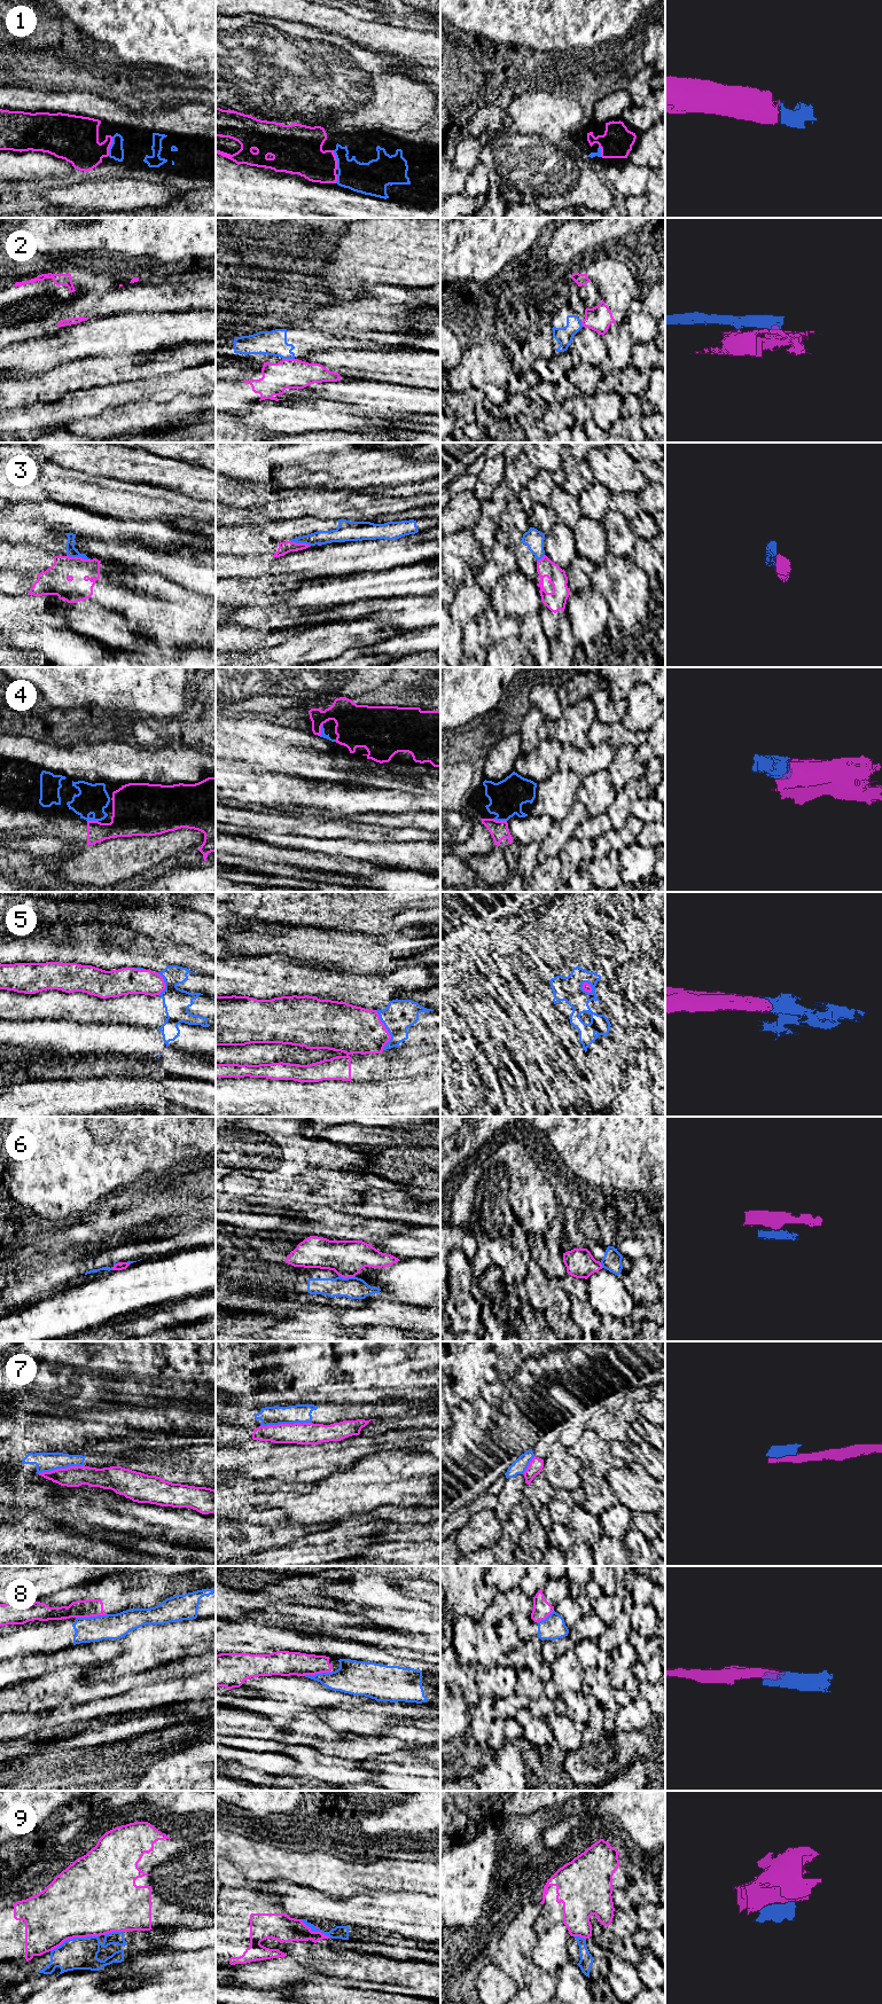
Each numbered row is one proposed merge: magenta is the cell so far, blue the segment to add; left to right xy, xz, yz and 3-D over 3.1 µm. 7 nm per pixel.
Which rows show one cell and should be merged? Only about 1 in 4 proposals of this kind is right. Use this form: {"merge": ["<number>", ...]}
{"merge": ["1", "4", "5"]}

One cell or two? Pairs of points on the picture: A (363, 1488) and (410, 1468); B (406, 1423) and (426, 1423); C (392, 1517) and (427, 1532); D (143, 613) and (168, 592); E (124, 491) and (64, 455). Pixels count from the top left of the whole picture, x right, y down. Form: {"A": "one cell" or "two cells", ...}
{"A": "one cell", "B": "one cell", "C": "two cells", "D": "one cell", "E": "two cells"}

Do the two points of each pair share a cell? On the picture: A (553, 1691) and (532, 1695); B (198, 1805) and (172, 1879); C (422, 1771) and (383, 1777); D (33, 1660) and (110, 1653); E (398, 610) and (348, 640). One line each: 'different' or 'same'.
A: different
B: same
C: same
D: same
E: different

